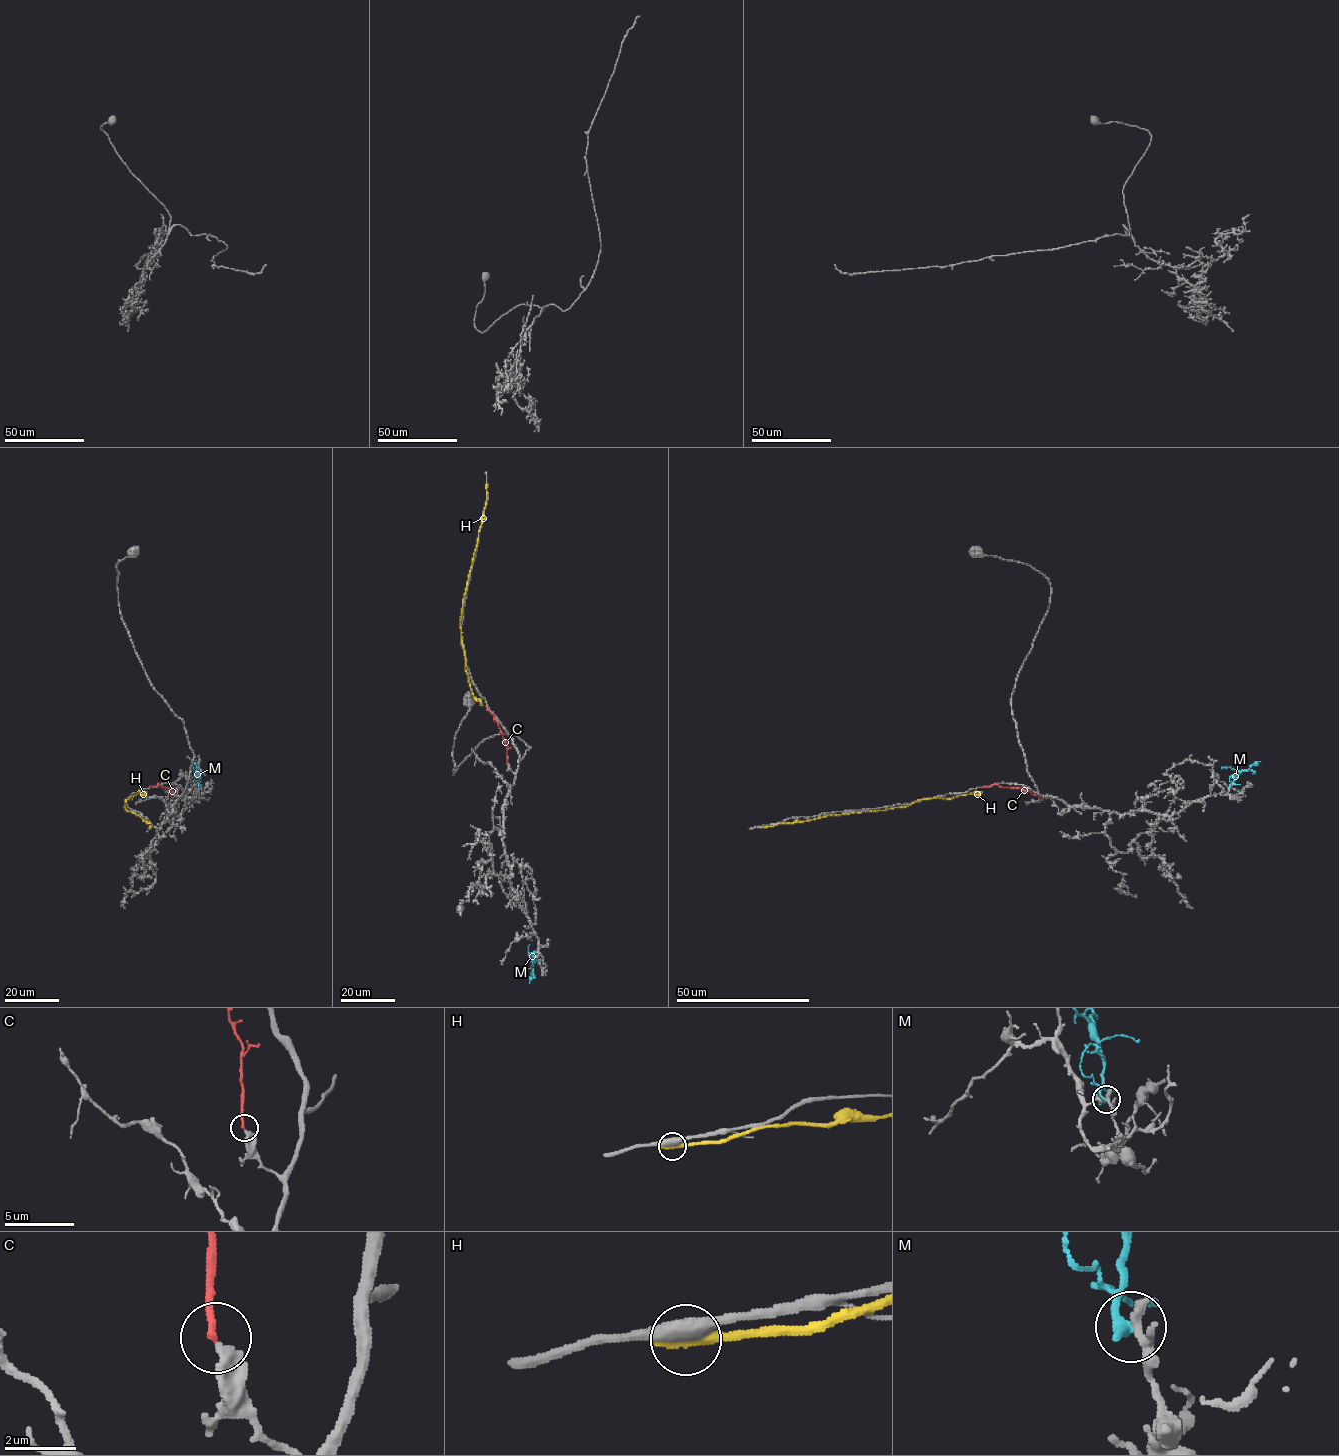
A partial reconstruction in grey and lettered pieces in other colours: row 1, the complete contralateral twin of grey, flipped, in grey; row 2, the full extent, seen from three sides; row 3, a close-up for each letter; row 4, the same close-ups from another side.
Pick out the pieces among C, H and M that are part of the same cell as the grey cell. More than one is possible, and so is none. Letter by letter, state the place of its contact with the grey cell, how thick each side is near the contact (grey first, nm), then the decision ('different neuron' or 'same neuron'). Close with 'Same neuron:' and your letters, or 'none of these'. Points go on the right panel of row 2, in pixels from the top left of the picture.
C: contact (1040, 797); calibres 360 and 200 nm; same neuron
H: contact (762, 827); calibres 440 and 320 nm; different neuron
M: contact (1230, 786); calibres 280 and 380 nm; different neuron
Same neuron: C

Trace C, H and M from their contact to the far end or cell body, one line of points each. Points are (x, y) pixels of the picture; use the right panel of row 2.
C: (1041, 797), (1021, 787), (983, 786)
H: (762, 827), (832, 814), (905, 807), (921, 799), (948, 798), (982, 791)
M: (1230, 786), (1242, 771), (1261, 761)

